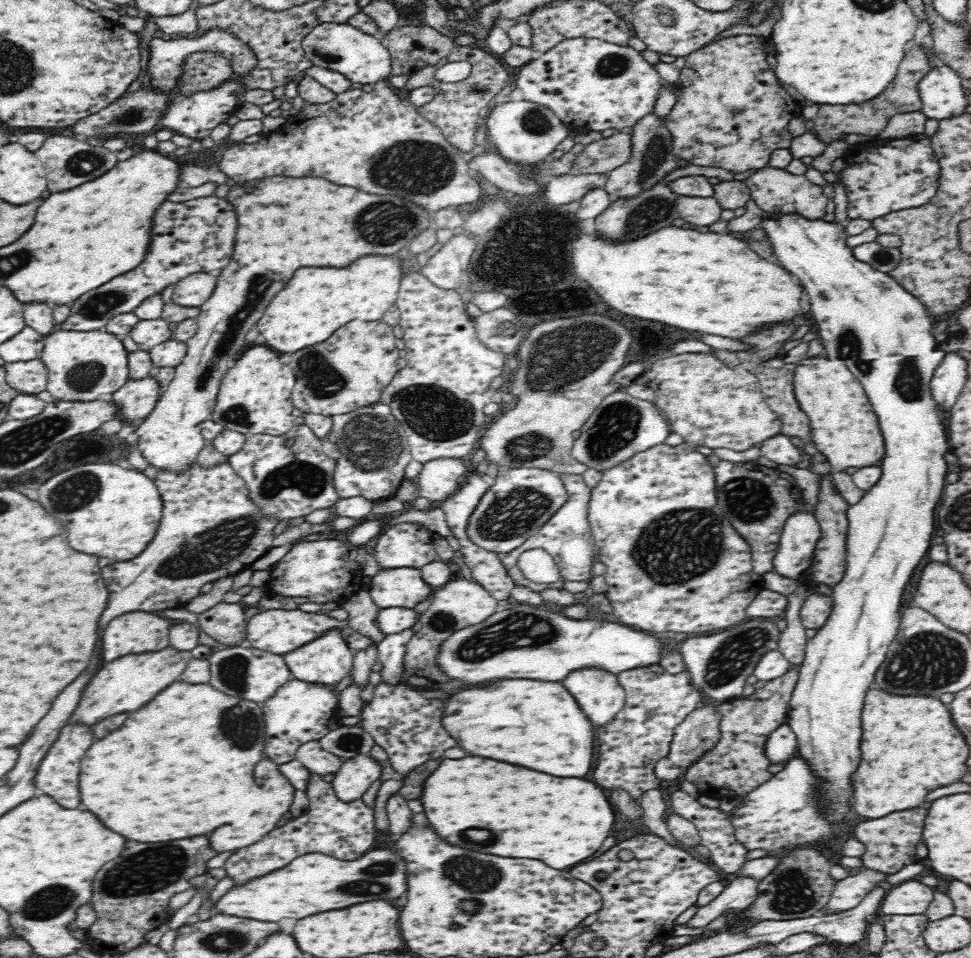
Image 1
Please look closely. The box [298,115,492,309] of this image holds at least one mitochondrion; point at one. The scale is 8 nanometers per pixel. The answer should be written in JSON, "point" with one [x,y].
{"point":[417,167]}

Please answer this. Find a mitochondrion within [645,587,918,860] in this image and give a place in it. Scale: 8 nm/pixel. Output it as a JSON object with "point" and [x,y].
{"point":[734,655]}

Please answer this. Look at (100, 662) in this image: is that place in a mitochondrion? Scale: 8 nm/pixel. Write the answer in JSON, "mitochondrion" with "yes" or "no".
{"mitochondrion":"no"}

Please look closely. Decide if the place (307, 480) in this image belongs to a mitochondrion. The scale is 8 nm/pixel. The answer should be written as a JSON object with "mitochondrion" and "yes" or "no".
{"mitochondrion":"yes"}

